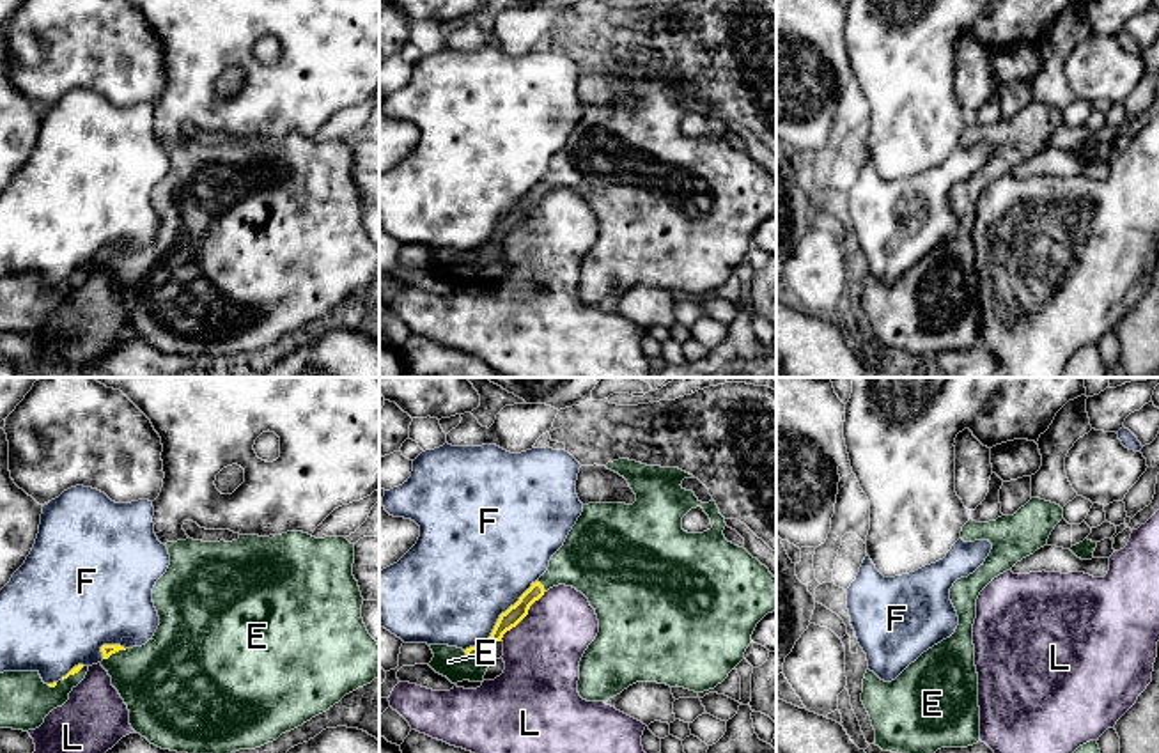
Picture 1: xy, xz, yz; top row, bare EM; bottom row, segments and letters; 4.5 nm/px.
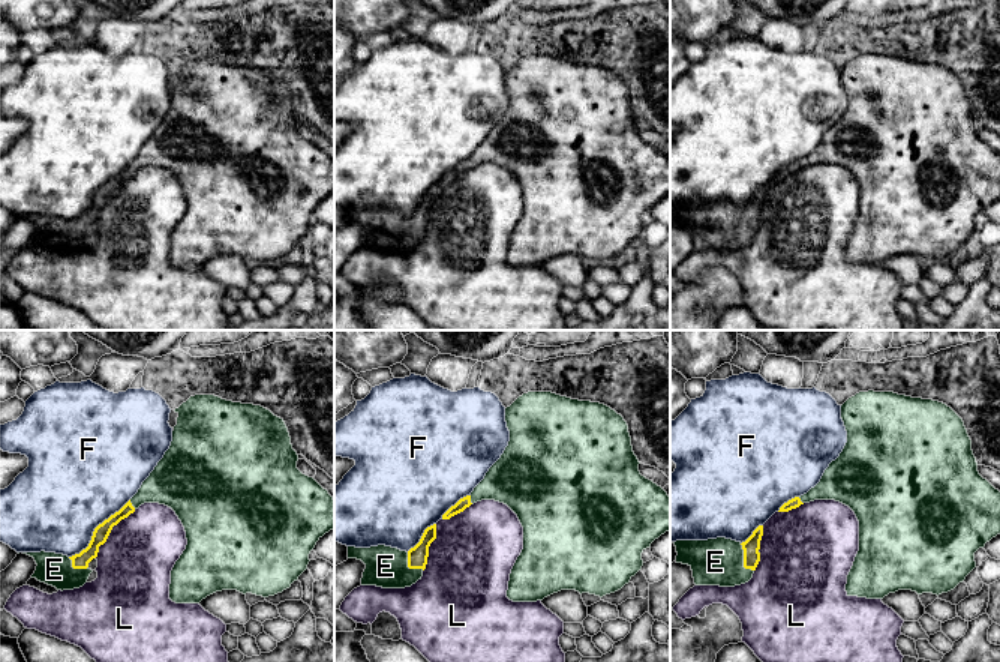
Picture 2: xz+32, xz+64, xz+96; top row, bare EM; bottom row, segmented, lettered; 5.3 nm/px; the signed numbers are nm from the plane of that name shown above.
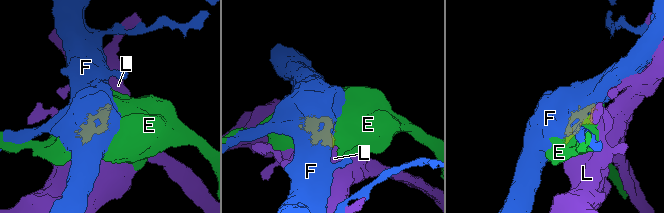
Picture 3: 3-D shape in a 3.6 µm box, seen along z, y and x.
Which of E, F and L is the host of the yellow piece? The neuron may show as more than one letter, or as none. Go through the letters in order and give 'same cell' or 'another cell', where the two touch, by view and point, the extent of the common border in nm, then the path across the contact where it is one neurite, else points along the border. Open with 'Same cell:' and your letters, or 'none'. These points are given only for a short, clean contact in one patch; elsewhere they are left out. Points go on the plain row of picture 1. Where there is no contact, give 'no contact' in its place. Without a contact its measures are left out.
Same cell: E
E: same cell; contact xy (114, 256); length 120 nm
F: another cell; contact xz (498, 224); length 460 nm
L: another cell; contact xz (523, 220); length 300 nm

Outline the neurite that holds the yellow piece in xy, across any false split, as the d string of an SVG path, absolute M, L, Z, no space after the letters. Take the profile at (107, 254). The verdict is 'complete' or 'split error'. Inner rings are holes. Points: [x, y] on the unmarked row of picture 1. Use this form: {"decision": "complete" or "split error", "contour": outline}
{"decision": "split error", "contour": "M287 135L269 140L239 138L232 145L186 142L165 149L170 168L152 191L159 220L154 239L142 250L101 250L101 269L128 308L131 331L151 347L216 361L255 353L330 314L346 298L379 280L379 246L362 221L363 200L353 179L354 147L346 140L315 142Z"}

